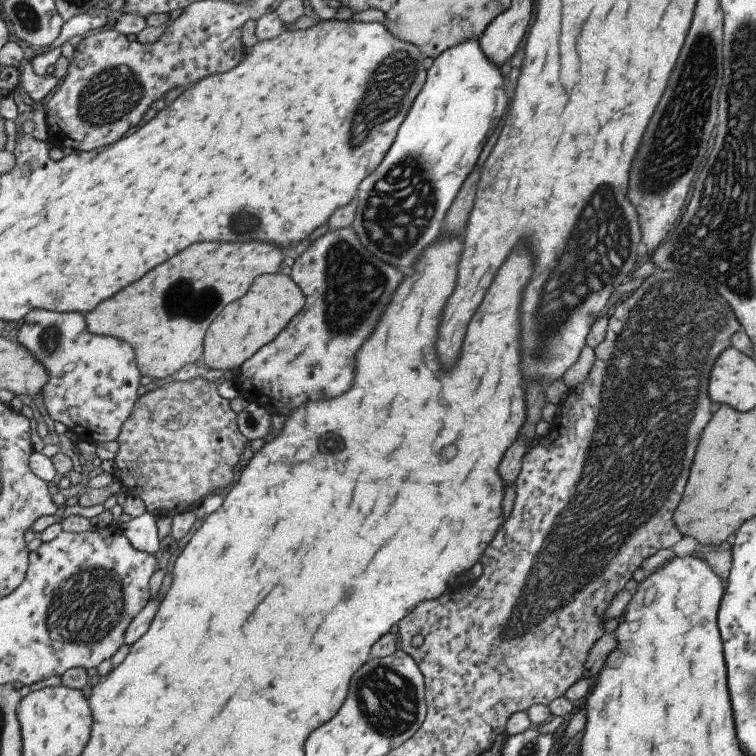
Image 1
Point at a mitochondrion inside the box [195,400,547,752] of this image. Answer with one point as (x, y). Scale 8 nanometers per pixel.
(387, 701)

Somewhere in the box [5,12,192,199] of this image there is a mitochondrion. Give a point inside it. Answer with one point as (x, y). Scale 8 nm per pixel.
(117, 92)

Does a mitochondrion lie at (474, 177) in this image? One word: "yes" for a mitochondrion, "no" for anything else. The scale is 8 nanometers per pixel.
no

